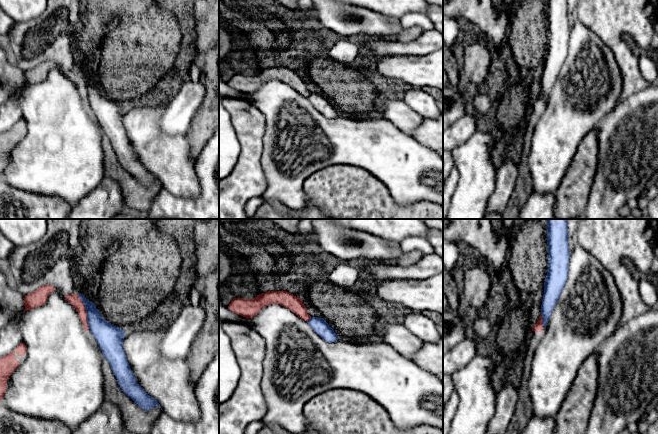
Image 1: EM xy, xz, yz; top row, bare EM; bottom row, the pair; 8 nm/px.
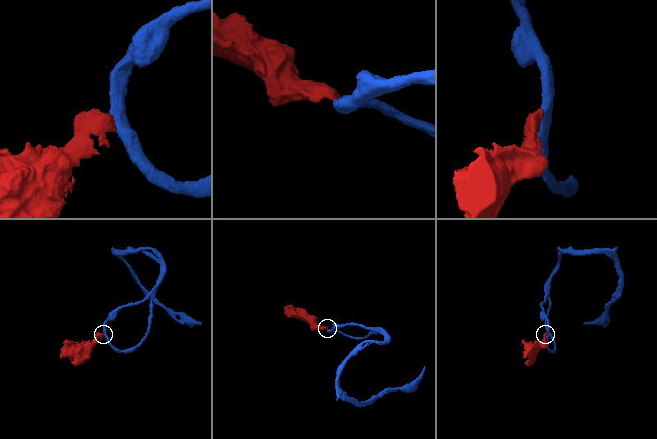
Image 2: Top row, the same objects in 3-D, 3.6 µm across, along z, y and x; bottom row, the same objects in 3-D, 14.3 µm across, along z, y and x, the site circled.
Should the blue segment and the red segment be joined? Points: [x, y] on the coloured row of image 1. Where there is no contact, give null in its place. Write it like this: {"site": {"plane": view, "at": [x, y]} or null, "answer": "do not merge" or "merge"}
{"site": {"plane": "xy", "at": [86, 311]}, "answer": "do not merge"}

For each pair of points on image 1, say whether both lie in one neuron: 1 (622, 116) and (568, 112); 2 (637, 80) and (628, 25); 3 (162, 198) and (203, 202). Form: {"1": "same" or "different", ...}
{"1": "different", "2": "same", "3": "same"}

